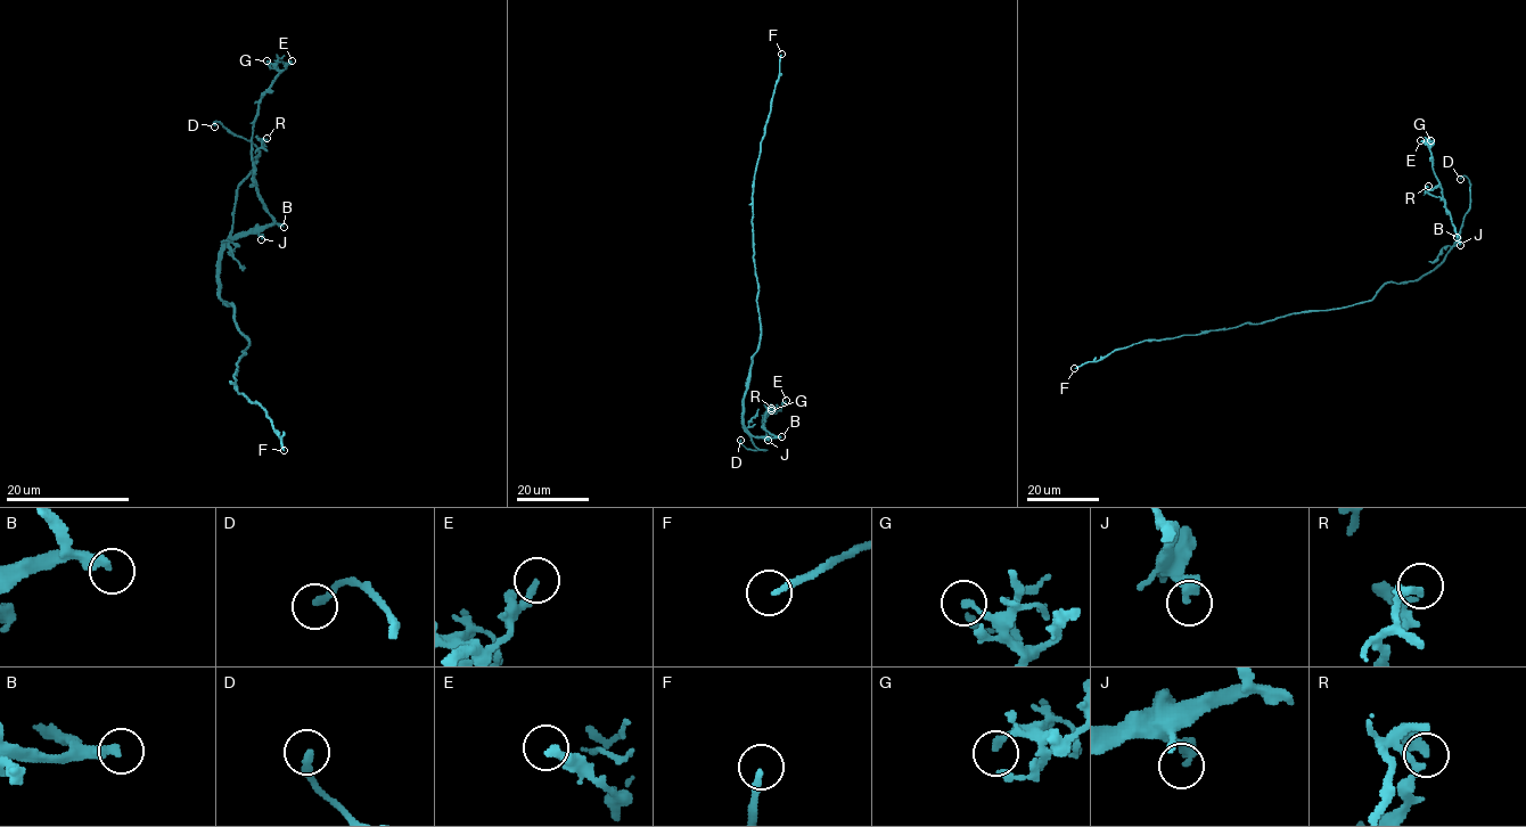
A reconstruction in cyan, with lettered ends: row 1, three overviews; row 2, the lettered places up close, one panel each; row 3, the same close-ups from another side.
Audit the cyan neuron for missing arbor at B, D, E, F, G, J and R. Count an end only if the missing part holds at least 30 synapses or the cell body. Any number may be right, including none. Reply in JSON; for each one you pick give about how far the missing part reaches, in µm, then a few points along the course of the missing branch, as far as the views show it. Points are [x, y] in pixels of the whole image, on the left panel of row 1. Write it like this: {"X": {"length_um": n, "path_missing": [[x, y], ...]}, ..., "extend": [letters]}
{"B": {"length_um": 35, "path_missing": [[284, 227], [304, 230], [327, 227], [351, 209], [368, 188], [374, 144], [385, 132], [395, 129], [400, 132]]}, "D": {"length_um": 15, "path_missing": [[214, 127], [218, 116], [210, 90], [194, 72], [188, 80]]}, "F": {"length_um": 160}, "extend": ["B", "D", "F"]}

